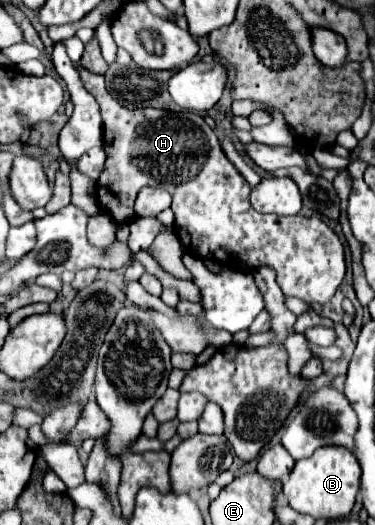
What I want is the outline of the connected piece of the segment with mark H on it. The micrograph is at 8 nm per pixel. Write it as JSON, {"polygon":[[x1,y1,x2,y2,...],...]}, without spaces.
{"polygon":[[75,64,81,82,95,96,103,116,103,140,107,162,97,180,99,206,115,224,133,220,133,202,143,186,165,188,173,196,175,230,187,252,213,258,241,270,269,264,277,272,277,284,285,296,305,300,309,306,325,304,345,276,343,244,317,216,261,214,251,202,251,186,229,164,217,134,197,112,167,112,157,108,127,110,105,88,103,76]]}

